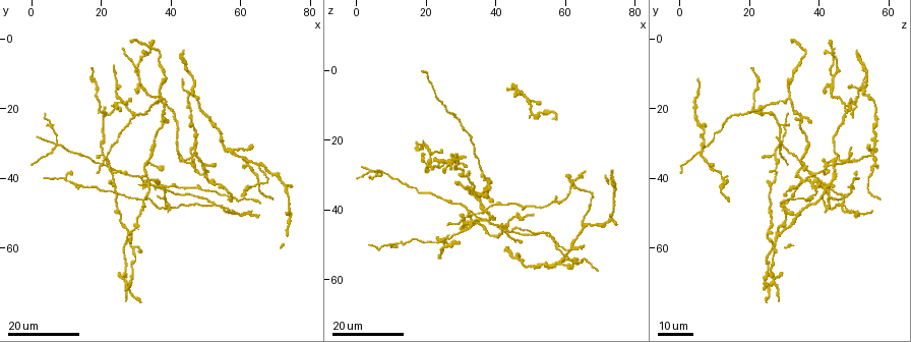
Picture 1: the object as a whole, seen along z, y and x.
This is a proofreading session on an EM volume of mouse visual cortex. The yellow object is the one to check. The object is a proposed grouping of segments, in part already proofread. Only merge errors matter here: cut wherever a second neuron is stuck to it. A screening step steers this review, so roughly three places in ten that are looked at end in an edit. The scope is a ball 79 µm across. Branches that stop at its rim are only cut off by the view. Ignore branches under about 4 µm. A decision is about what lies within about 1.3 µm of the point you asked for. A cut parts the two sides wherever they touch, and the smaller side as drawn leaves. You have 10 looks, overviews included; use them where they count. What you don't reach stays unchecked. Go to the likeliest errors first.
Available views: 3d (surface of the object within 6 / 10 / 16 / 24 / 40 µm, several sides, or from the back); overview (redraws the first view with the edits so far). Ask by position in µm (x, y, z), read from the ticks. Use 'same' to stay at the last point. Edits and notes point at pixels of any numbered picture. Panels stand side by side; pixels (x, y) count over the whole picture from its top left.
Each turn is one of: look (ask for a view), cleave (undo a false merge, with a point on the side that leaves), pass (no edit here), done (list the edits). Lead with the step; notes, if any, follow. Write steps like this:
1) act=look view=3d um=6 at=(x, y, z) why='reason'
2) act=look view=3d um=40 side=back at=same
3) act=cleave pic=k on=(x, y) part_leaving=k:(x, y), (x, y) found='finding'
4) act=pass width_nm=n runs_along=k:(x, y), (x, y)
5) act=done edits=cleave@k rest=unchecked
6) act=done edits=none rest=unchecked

act=look view=3d um=24 at=(42.5, 34.0, 45.5) why='two arms in line, one across'

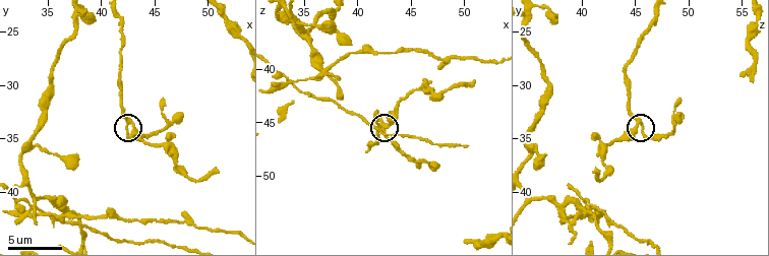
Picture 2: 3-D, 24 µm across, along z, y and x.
act=look view=3d um=10 at=(42.6, 33.4, 45.4)

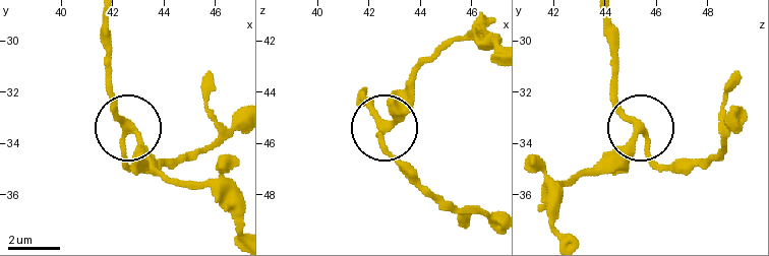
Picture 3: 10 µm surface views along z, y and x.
act=pass found='one neuron here'

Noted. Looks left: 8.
act=look view=3d um=24 at=(31.0, 11.0, 44.5) why='three-way junction'

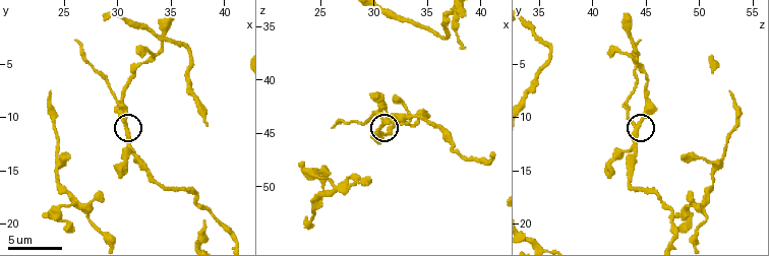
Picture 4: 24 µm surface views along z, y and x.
act=look view=3d um=10 at=(30.6, 10.6, 43.8)

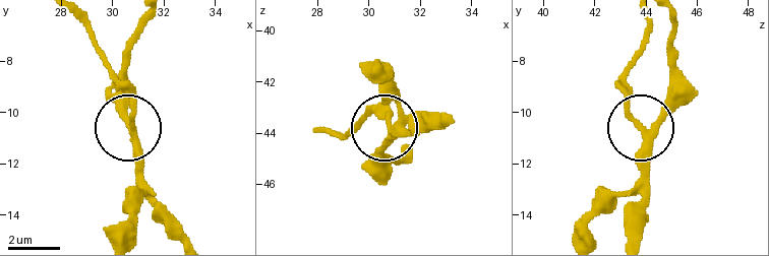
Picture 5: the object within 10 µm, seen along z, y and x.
act=cleave pic=5 on=(625, 93) width_nm=220 part_leaving=5:(641, 126), (630, 109), (630, 69), (650, 16) found='a second neuron is stuck on'

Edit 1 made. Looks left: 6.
act=look view=3d um=16 at=(24.4, 15.0, 51.6) why='two arms in line, one across'

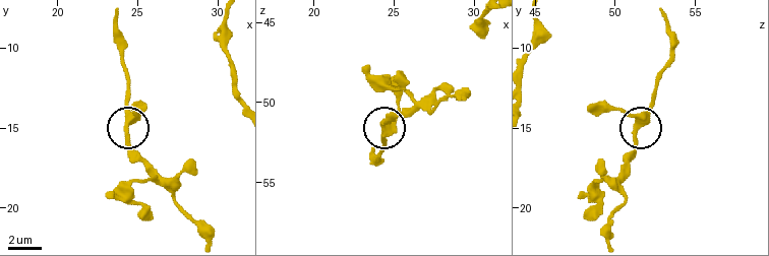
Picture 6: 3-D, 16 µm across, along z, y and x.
act=pass arms=3 found='continuous, no second neuron'

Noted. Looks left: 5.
act=look view=3d um=24 at=(37.5, 17.0, 30.5) why='three-way junction'

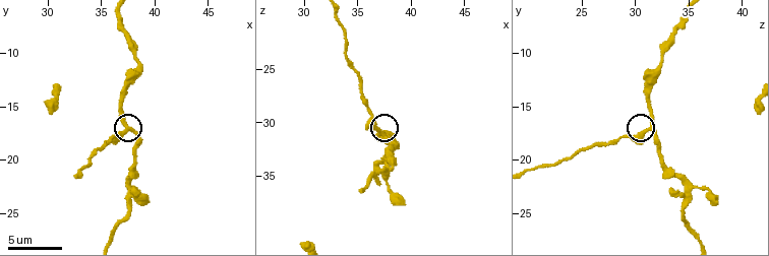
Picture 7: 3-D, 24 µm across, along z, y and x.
act=look view=3d um=6 at=(37.4, 17.0, 31.0) why='closer look'

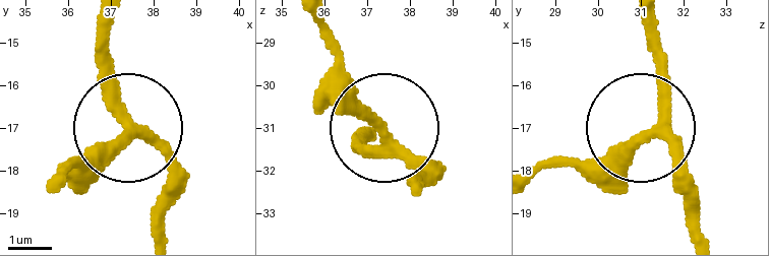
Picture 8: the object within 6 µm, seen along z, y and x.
act=look view=3d um=6 side=back at=(37.35, 17.20, 31.10)

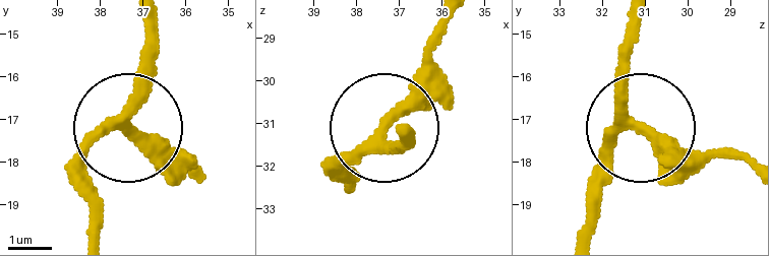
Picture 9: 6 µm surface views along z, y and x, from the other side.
act=pass width_nm=250 runs_along=9:(578, 230), (600, 152), (637, 127), (630, 21) found='continuous, no second neuron'

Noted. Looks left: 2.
act=look view=3d um=24 at=(51.0, 41.0, 12.5) why='three arms meet'

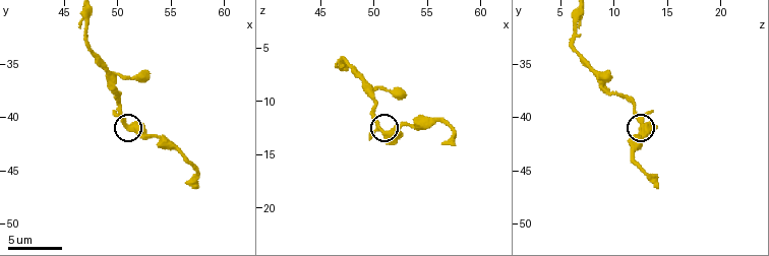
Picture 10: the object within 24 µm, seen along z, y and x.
act=look view=3d um=6 at=(50.8, 40.6, 13.0) why='zoom in'

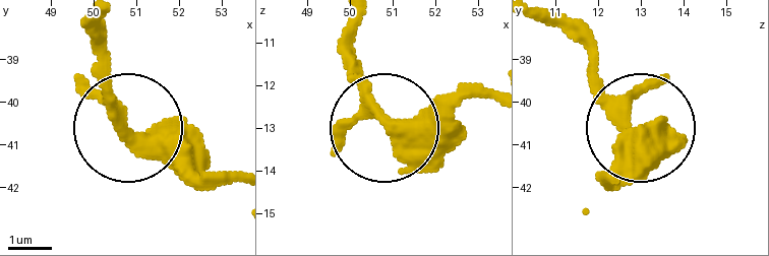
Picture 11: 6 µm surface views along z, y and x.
act=pass arms=3 found='continuous, no second neuron'

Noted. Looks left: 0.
act=done edits=cleave@5 rest=unchecked

